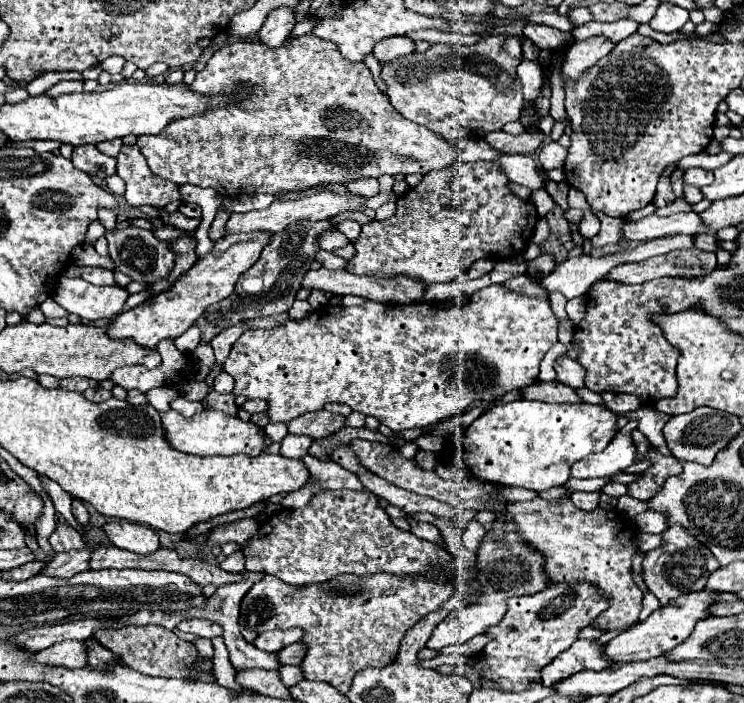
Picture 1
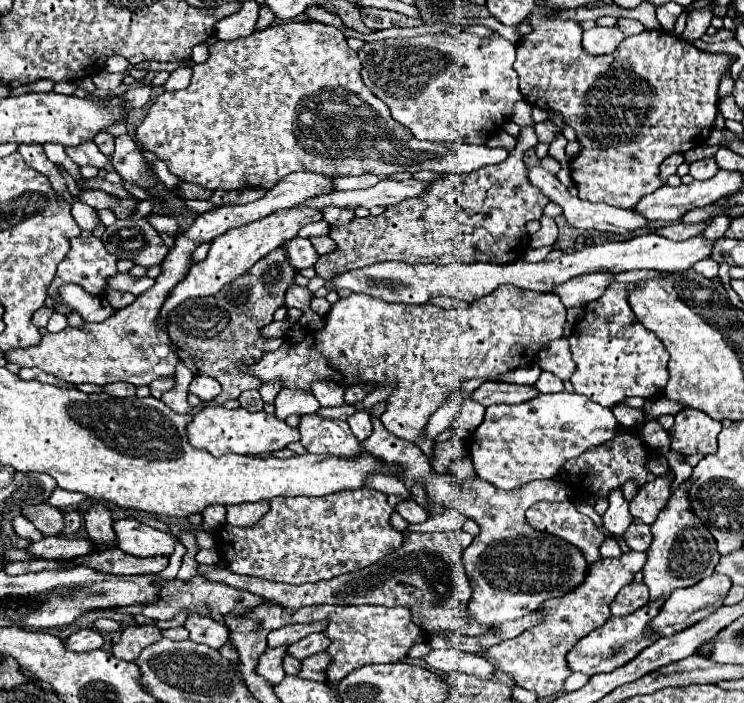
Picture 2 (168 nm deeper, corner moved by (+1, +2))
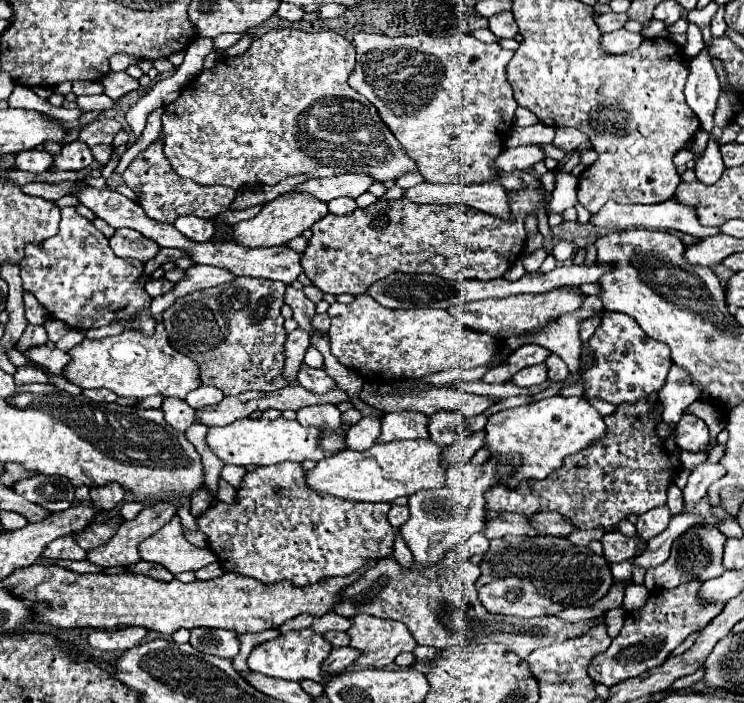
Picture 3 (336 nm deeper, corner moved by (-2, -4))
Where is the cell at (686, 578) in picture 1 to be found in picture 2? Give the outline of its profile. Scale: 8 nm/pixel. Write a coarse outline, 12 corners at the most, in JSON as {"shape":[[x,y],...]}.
{"shape":[[687,485],[651,525],[649,601],[713,575],[719,553]]}

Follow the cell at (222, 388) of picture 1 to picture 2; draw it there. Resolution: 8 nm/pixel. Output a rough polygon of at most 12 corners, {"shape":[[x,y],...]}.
{"shape":[[193,377],[189,391],[203,401],[221,393],[221,385],[213,377]]}

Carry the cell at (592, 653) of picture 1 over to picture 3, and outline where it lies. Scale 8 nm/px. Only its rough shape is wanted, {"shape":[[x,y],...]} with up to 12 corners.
{"shape":[[702,581],[652,591],[588,673],[606,687],[662,665],[724,603]]}

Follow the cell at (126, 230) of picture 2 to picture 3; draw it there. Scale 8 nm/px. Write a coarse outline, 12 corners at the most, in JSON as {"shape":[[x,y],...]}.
{"shape":[[118,229],[110,247],[118,257],[150,261],[158,253],[152,239]]}

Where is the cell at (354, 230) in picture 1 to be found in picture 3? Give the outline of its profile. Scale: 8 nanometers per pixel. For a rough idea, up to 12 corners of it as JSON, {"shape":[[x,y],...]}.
{"shape":[[340,197],[330,201],[330,213],[348,215],[358,205],[354,199]]}

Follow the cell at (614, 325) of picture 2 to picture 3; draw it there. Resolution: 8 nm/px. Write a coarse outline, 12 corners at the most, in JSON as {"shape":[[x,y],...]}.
{"shape":[[624,313],[590,337],[586,397],[612,405],[658,393],[672,365]]}

